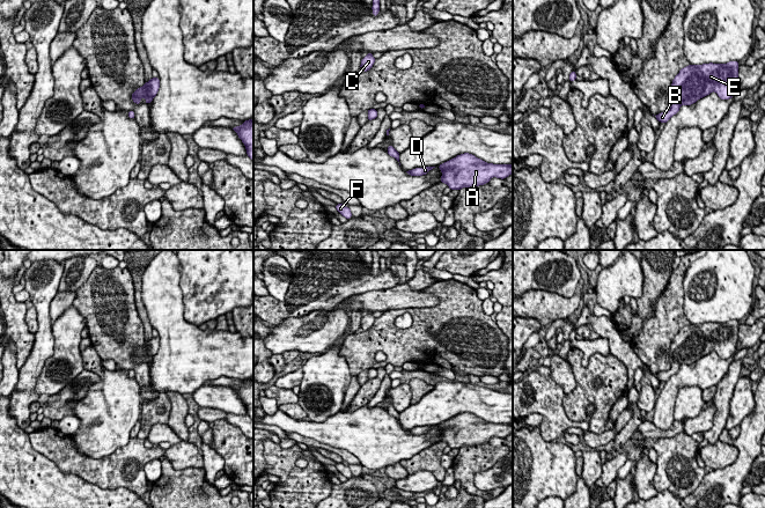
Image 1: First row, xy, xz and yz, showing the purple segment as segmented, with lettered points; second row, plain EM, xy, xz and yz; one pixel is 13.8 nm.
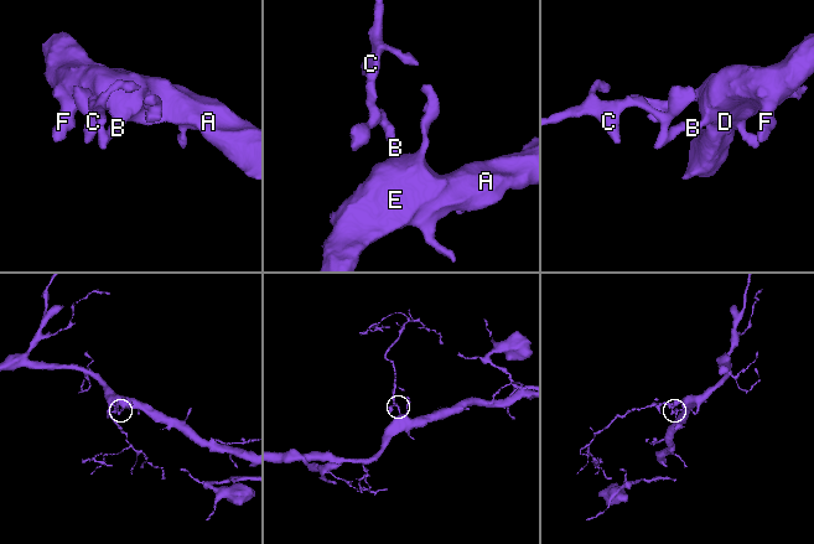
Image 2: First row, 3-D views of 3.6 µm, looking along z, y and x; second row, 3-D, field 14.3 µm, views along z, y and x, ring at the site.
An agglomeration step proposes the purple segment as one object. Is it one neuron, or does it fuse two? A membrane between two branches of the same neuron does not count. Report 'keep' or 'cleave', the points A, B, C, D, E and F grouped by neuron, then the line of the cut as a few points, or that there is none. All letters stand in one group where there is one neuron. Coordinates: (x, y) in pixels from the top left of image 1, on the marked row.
keep; groups A B C D E F; cut none

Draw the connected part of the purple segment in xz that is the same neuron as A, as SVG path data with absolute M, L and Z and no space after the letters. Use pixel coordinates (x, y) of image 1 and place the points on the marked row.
M464 153L439 165L441 181L450 190L479 186L493 177L505 179L513 174L512 164L487 163L472 154Z

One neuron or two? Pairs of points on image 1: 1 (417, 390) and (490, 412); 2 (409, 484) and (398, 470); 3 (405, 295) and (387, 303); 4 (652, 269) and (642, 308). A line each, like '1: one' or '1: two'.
1: two
2: two
3: one
4: one

